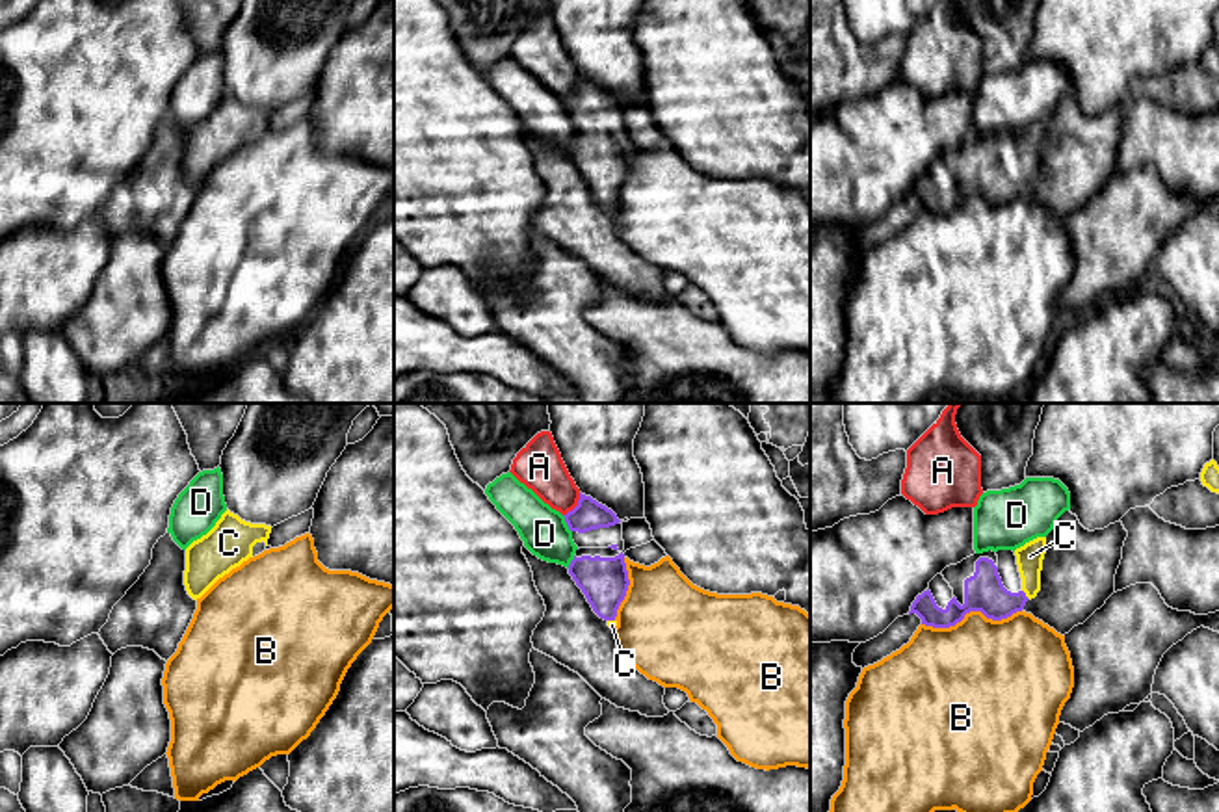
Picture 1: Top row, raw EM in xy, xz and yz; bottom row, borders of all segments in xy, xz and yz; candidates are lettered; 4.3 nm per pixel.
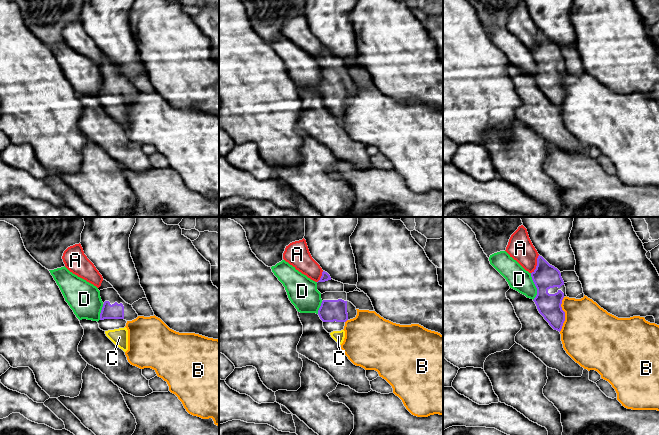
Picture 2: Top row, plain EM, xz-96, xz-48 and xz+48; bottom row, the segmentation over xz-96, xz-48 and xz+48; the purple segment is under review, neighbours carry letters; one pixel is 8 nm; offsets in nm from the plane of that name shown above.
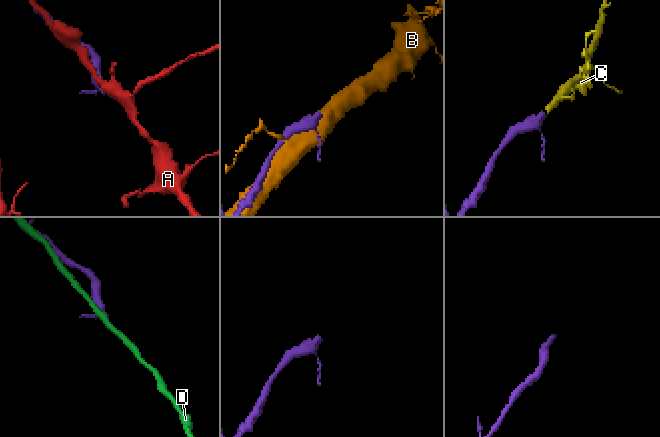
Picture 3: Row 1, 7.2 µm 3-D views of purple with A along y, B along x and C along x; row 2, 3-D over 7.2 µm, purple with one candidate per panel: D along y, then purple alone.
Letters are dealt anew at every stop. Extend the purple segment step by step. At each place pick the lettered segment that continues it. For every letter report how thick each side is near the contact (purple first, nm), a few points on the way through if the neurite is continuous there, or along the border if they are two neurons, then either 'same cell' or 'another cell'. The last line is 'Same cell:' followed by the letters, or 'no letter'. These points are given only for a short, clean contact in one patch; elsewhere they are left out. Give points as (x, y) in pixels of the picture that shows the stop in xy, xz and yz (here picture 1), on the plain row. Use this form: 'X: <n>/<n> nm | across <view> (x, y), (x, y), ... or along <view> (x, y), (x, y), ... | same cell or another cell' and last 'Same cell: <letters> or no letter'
A: 130/200 nm | another cell
B: 170/420 nm | another cell
C: 170/120 nm | across yz (983, 175), (991, 183), (1024, 179), (1030, 140) | same cell
D: 130/200 nm | another cell
Same cell: C

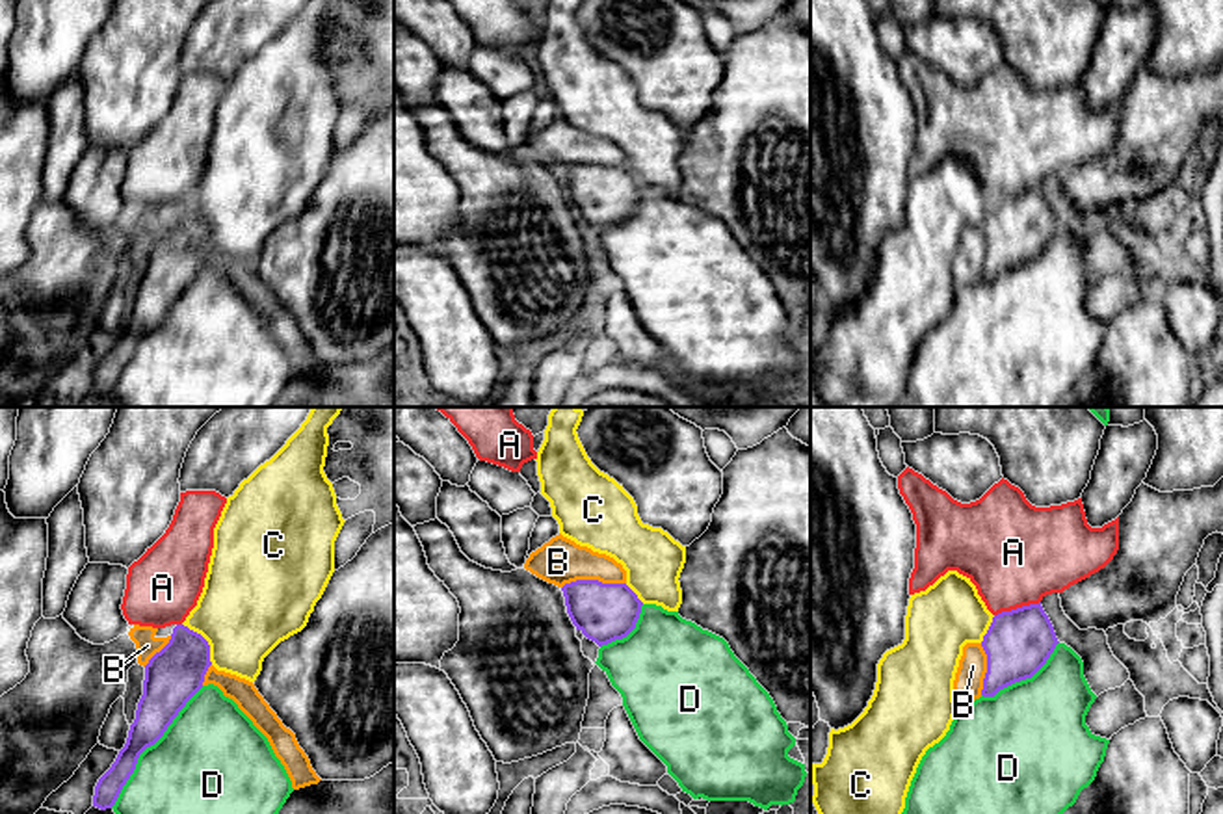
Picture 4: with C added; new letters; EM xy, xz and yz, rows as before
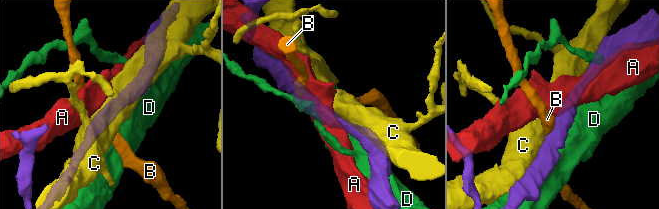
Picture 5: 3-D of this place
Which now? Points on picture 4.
A: 280/440 nm | another cell
B: 260/200 nm | along xz (625, 166), (571, 164), (562, 171) | another cell
C: 240/420 nm | another cell
D: 200/480 nm | another cell
Same cell: no letter

